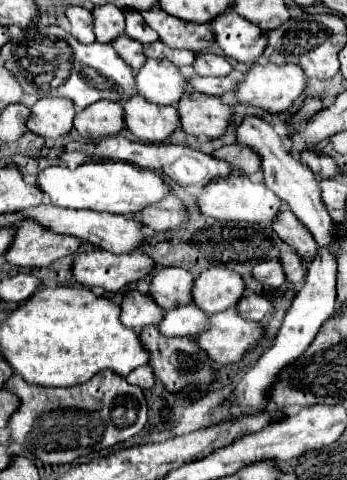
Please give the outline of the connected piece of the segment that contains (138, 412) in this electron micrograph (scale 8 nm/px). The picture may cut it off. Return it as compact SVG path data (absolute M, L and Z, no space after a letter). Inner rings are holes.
M98 372L74 388L46 388L12 376L6 388L20 396L20 408L10 418L12 440L46 464L66 464L92 452L134 438L146 424L146 398L142 388L132 386L116 372ZM86 410L86 412L78 412Z

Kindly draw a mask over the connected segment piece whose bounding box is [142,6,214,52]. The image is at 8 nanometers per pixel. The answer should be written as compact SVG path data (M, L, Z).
M160 6L142 12L146 24L158 32L160 40L170 48L182 48L192 52L204 52L214 42L214 32L208 24L184 22L176 16L168 16Z

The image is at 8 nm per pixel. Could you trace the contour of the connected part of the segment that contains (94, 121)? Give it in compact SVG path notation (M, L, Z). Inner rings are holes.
M98 100L96 104L84 108L74 118L74 128L82 138L106 138L116 136L126 128L124 124L124 108L118 102Z

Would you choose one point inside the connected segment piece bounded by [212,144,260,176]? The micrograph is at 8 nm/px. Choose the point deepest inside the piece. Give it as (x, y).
(241, 157)

